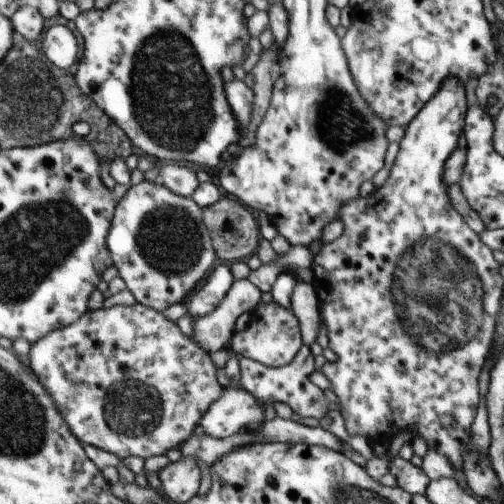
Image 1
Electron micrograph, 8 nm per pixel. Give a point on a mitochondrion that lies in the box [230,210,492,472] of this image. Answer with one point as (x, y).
(440, 308)

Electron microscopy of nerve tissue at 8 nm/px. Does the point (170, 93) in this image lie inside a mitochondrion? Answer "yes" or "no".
yes

